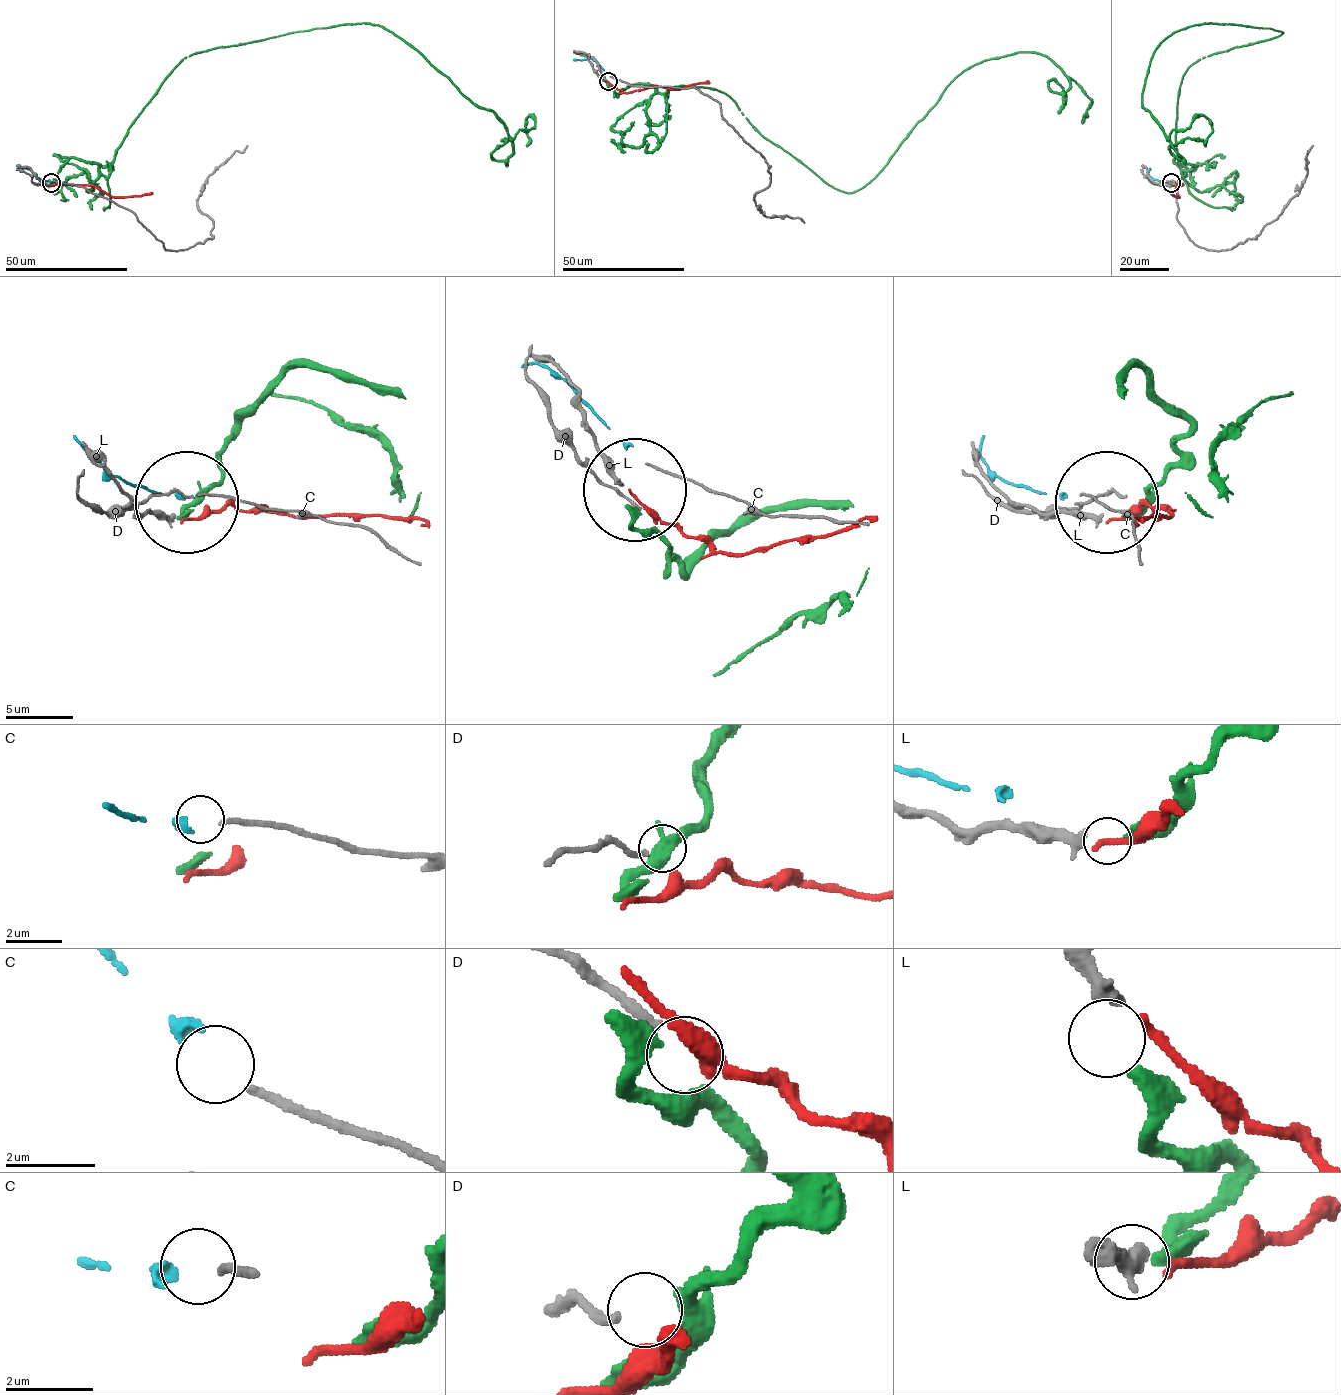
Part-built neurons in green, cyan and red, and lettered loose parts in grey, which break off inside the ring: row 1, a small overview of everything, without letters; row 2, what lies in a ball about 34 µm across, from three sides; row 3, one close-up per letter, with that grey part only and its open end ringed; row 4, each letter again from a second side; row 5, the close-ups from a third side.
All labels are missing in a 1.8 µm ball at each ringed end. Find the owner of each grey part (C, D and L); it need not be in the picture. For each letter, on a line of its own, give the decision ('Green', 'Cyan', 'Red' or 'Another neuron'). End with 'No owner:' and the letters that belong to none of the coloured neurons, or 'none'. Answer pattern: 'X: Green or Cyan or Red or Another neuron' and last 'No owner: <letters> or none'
C: Cyan
D: Another neuron
L: Green
No owner: D

